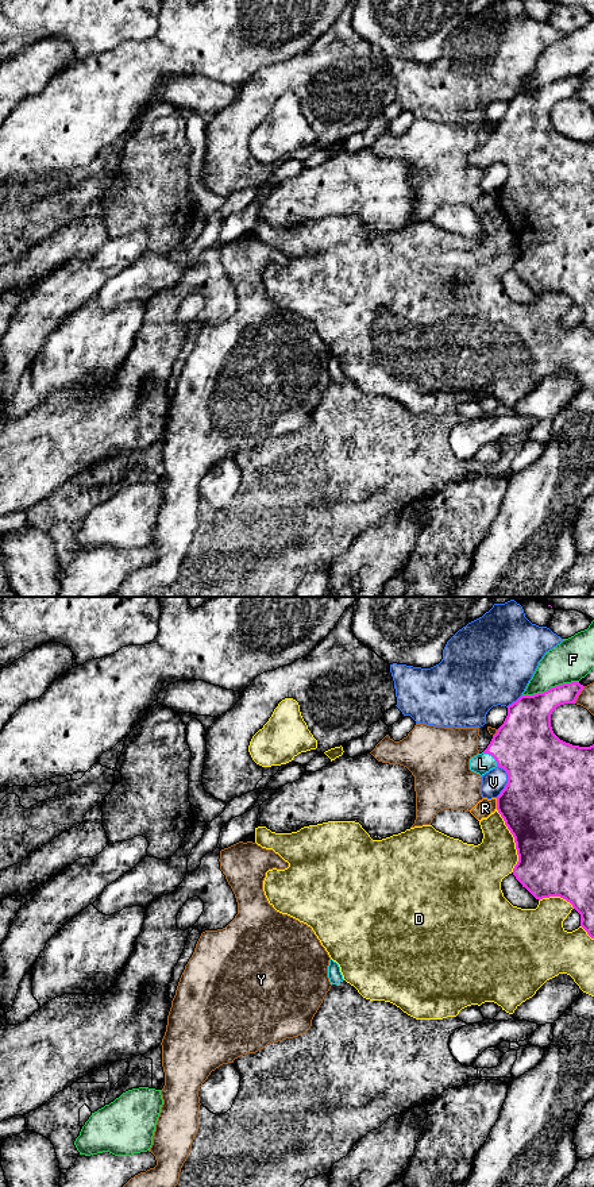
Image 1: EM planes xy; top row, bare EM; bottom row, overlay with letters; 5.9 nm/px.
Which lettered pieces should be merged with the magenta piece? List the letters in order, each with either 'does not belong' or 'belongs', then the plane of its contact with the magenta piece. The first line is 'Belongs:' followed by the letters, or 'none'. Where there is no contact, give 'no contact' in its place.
Belongs: L
D: does not belong | xy
F: does not belong | xy
L: belongs | xy
R: does not belong | xy
V: does not belong | xy
Y: does not belong | xy

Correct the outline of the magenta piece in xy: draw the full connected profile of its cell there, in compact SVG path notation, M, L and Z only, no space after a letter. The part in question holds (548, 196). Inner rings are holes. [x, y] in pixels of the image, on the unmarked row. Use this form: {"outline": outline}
{"outline": "M579 77L563 78L544 88L521 90L508 101L504 119L487 143L470 154L470 165L481 172L495 162L508 169L508 178L497 192L497 205L514 232L518 257L513 270L536 294L560 292L580 309L580 321L594 334L594 139L572 140L552 126L551 109L564 99L575 99L583 85Z"}

